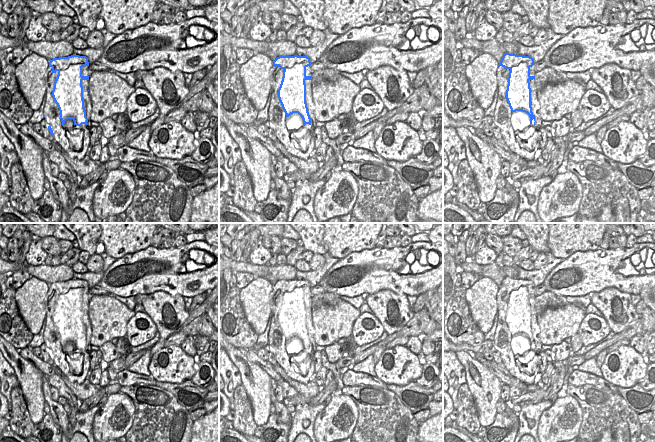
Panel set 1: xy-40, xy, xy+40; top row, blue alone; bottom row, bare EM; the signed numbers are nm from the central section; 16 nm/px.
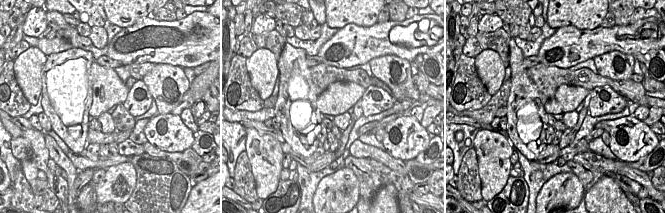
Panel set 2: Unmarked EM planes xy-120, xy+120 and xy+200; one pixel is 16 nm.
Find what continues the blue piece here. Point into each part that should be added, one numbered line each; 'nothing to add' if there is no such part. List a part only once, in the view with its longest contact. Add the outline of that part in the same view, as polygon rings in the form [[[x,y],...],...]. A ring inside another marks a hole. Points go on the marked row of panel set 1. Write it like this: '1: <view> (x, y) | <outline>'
1: xy-40 (75, 140) | [[[48,65],[48,68],[44,74],[45,86],[46,86],[46,101],[43,109],[44,120],[46,121],[46,127],[52,128],[54,133],[54,141],[65,151],[70,158],[77,160],[83,160],[86,152],[90,146],[90,129],[91,129],[91,100],[88,91],[89,80],[82,80],[83,86],[83,100],[86,111],[86,117],[88,118],[87,124],[76,126],[73,119],[67,119],[63,124],[60,119],[60,111],[55,103],[52,90],[54,88],[54,82],[57,78],[58,71],[52,72],[52,67]]]

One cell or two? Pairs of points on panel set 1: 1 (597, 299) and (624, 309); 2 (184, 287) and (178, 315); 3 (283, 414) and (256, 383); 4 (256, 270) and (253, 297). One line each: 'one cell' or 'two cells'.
1: one cell
2: two cells
3: two cells
4: two cells

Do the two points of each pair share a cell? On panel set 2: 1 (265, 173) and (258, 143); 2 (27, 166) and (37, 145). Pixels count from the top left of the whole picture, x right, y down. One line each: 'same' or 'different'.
1: same
2: different

